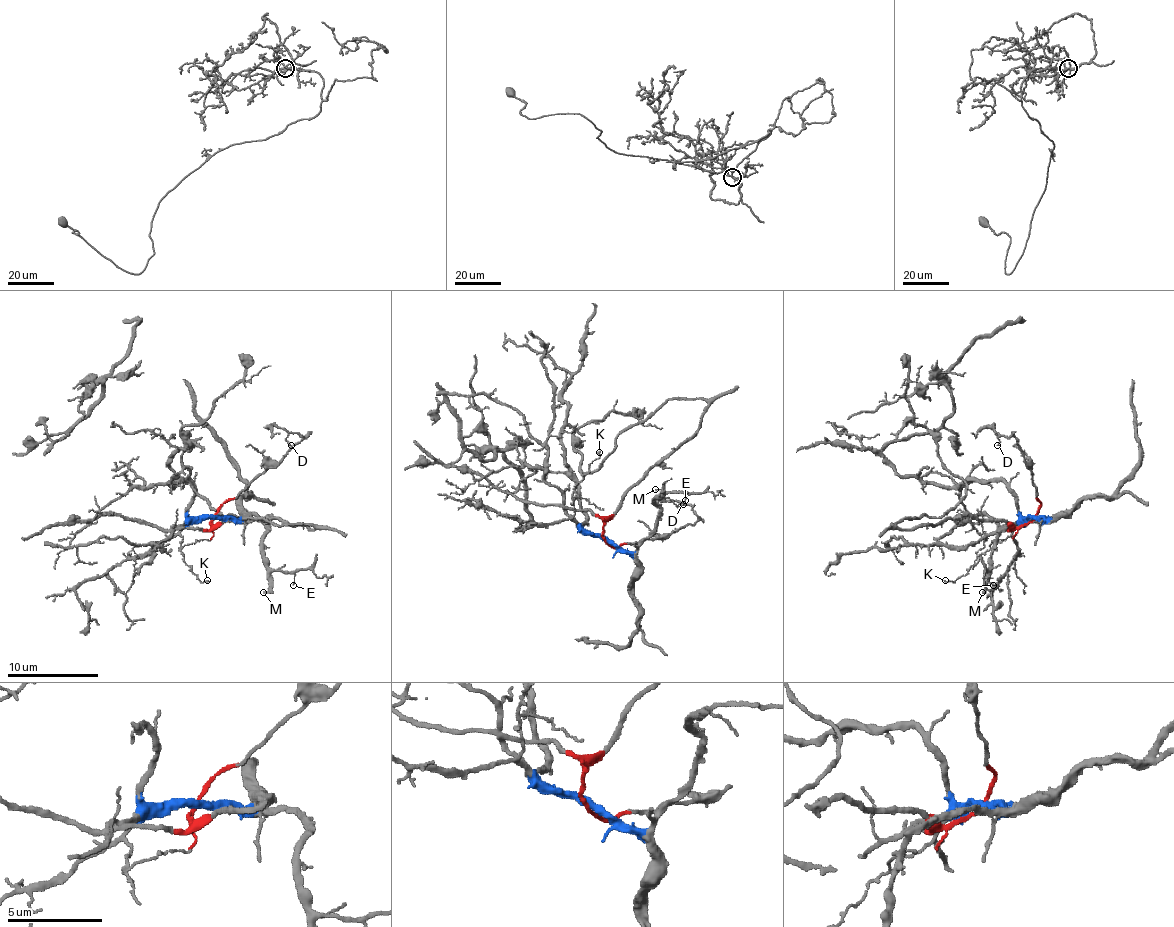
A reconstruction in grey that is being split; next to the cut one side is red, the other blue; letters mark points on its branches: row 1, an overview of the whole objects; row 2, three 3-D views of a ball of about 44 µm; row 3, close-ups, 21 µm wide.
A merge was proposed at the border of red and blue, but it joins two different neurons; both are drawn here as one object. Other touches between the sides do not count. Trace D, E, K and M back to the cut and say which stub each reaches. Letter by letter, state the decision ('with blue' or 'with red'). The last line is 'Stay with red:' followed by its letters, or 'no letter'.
D: with red
E: with blue
K: with blue
M: with blue
Stay with red: D

